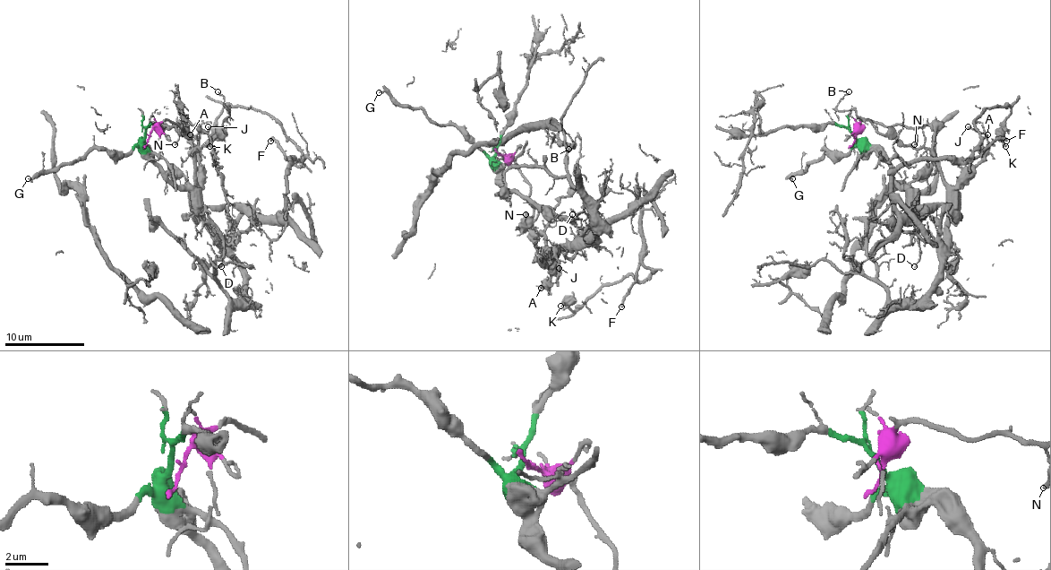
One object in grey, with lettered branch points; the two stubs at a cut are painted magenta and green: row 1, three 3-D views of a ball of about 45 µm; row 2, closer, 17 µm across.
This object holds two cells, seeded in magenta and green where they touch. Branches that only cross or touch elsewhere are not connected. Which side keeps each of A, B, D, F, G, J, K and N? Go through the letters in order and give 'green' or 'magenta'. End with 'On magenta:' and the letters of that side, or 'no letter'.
A: magenta
B: magenta
D: green
F: green
G: green
J: magenta
K: green
N: magenta
On magenta: A, B, J, N

